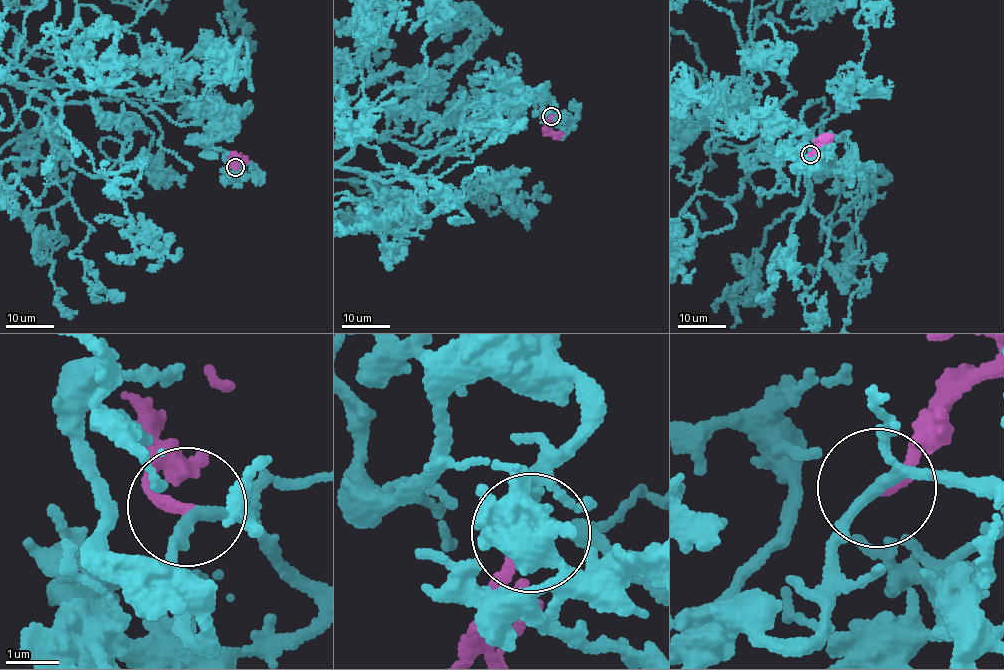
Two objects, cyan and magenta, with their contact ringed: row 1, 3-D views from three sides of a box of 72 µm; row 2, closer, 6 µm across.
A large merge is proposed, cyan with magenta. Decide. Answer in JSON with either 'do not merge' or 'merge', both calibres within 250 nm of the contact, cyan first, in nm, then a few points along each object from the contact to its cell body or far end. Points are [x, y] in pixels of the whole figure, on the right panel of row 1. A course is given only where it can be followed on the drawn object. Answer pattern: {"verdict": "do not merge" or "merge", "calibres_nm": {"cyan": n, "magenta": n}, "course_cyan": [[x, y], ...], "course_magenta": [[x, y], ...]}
{"verdict": "merge", "calibres_nm": {"cyan": 200, "magenta": 220}, "course_cyan": [[810, 154], [802, 168], [802, 152], [786, 148], [801, 122], [769, 131], [756, 156], [728, 146], [691, 73]], "course_magenta": [[810, 154], [829, 137]]}

